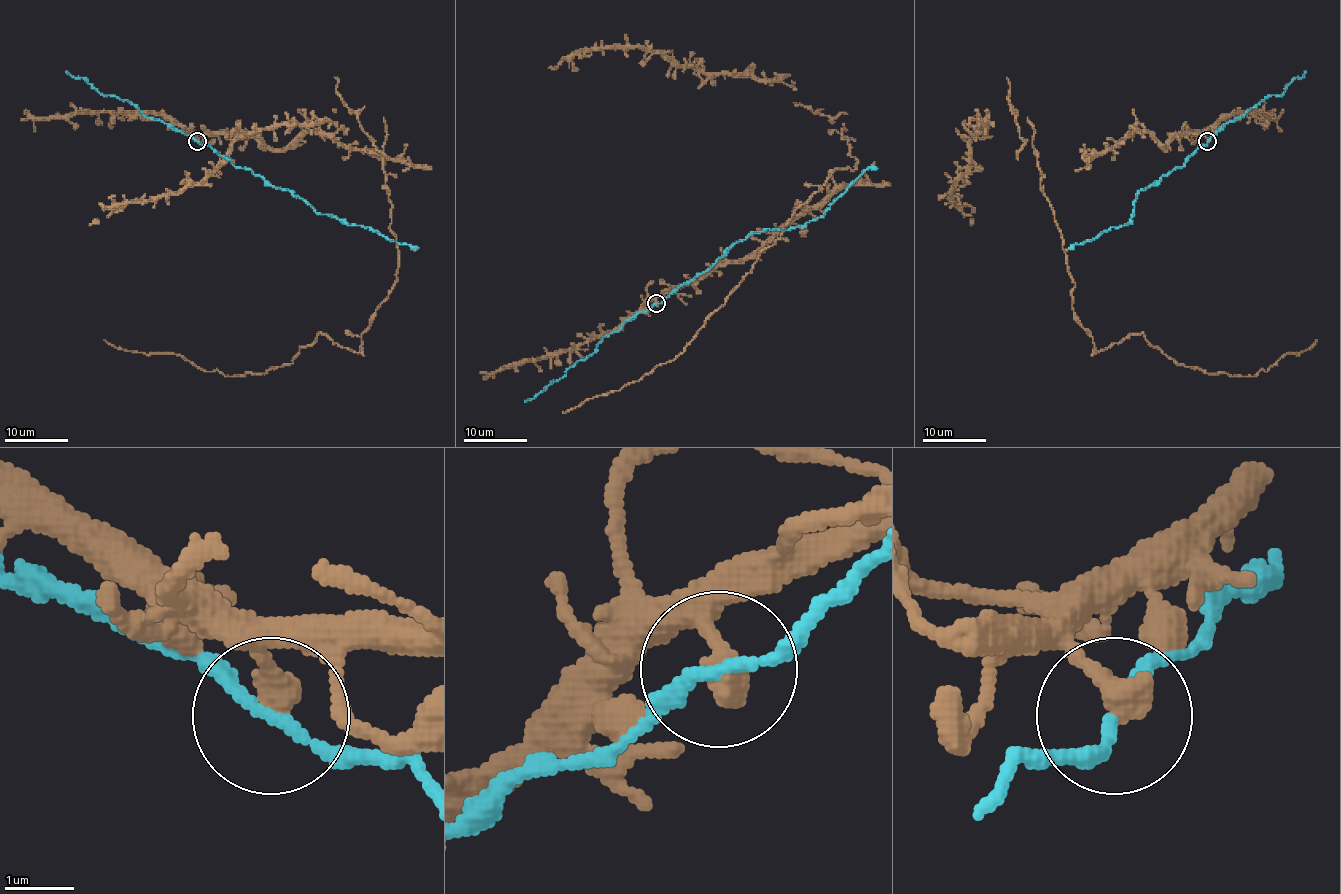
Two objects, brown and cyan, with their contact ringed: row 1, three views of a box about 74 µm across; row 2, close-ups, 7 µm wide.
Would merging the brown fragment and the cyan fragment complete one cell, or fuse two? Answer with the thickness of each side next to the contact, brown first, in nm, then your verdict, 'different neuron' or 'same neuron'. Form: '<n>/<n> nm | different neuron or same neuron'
440/160 nm | same neuron

